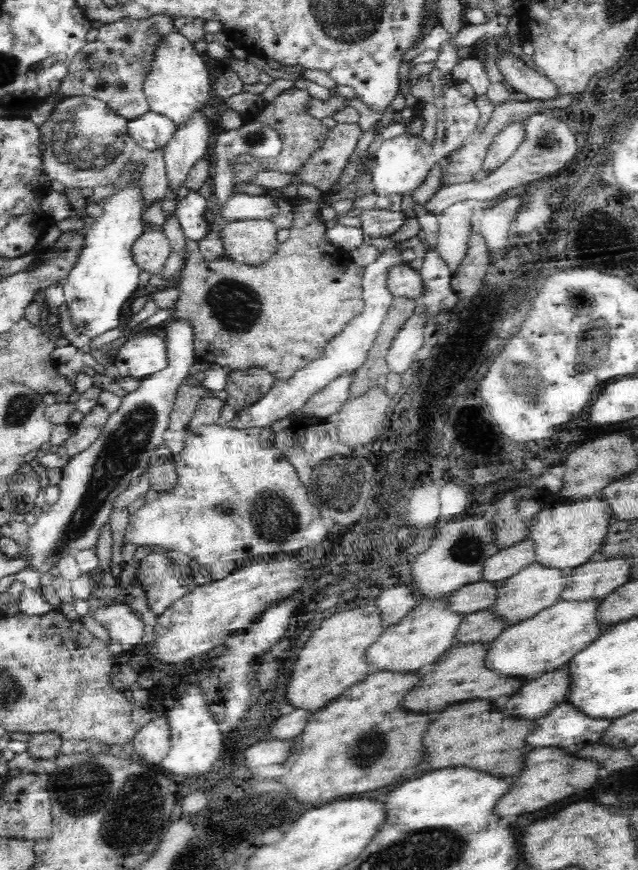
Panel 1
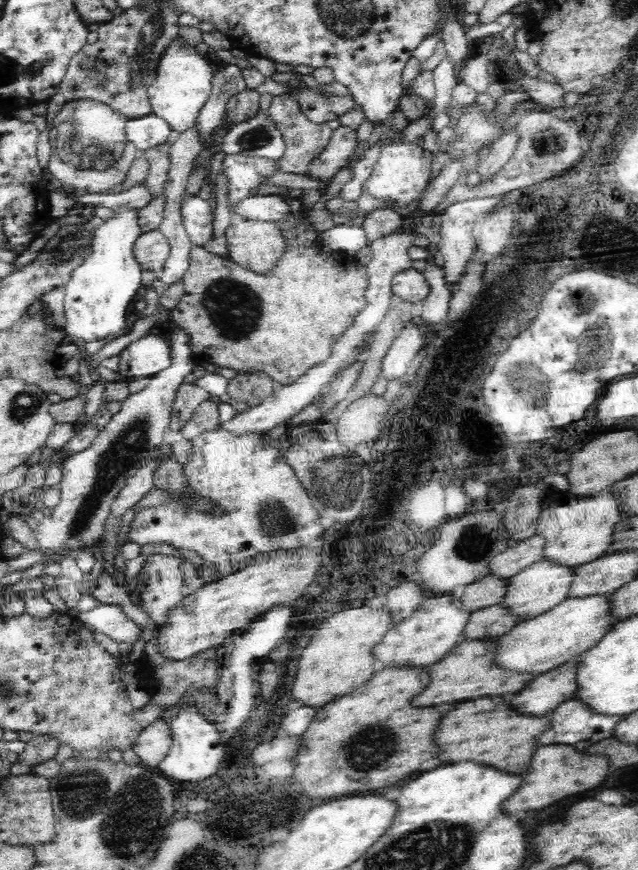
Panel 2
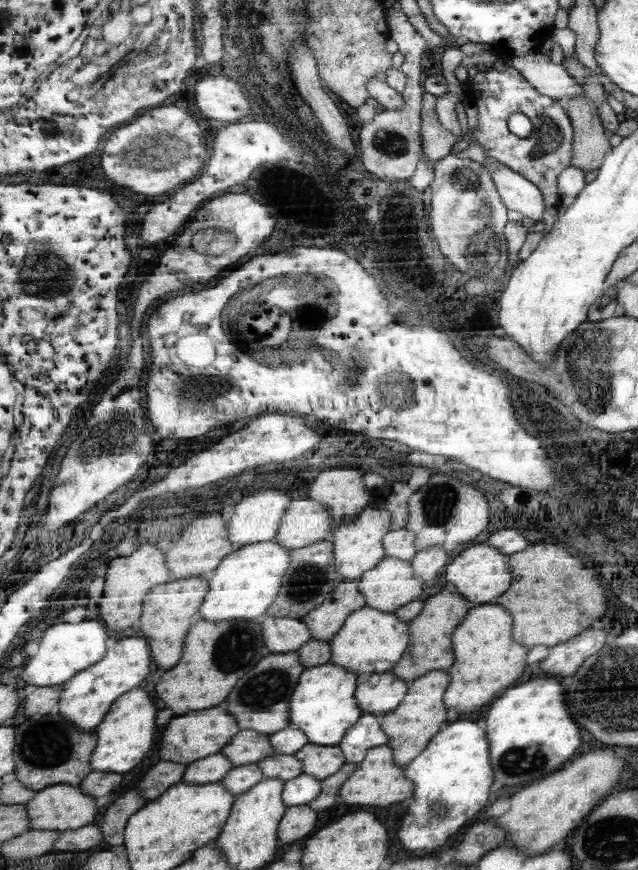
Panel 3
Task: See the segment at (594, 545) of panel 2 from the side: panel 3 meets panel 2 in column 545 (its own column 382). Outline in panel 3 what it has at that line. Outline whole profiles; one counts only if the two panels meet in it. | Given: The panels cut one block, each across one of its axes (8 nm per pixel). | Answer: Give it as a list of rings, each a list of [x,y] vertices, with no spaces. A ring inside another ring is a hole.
[[[372,505],[362,513],[351,516],[333,529],[330,540],[334,544],[333,564],[337,574],[346,582],[360,581],[360,578],[373,570],[380,561],[385,559],[382,539],[393,528],[392,512],[384,510],[379,505]]]

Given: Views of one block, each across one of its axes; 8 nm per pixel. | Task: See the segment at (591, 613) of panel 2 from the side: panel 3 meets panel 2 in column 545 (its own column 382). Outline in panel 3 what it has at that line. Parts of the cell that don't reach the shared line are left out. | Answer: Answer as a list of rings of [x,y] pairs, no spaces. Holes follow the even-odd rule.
[[[364,606],[355,610],[336,636],[329,641],[332,650],[330,663],[354,672],[360,679],[374,673],[389,672],[408,652],[409,637],[409,624],[402,622],[395,613]]]

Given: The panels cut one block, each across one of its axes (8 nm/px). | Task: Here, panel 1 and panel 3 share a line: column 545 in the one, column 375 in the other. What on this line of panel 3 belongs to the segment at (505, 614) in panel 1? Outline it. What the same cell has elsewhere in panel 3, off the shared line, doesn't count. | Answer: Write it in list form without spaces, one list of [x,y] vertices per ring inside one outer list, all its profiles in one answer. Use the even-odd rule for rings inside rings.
[[[386,557],[373,569],[364,574],[358,581],[358,588],[365,596],[366,606],[382,610],[382,612],[394,613],[401,606],[417,601],[422,594],[422,584],[413,574],[413,568],[408,561],[402,561],[393,557]]]

